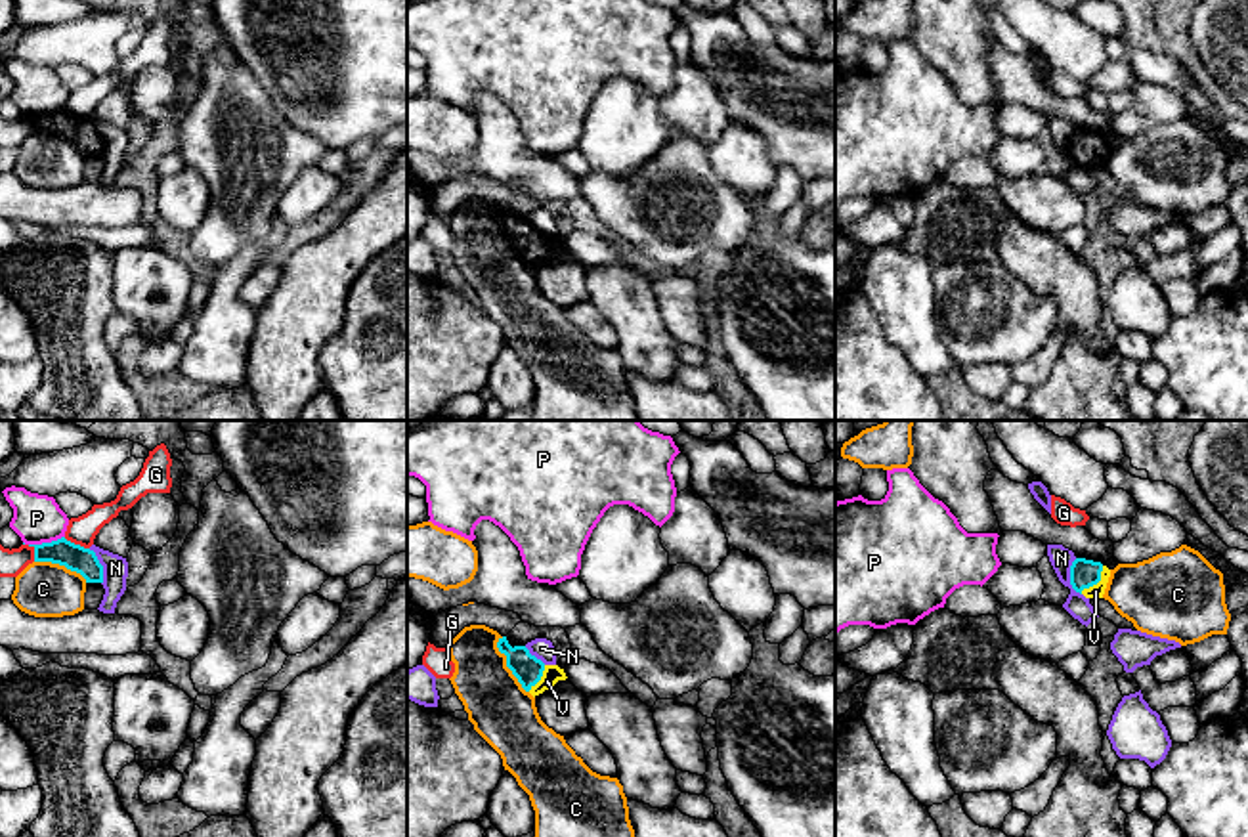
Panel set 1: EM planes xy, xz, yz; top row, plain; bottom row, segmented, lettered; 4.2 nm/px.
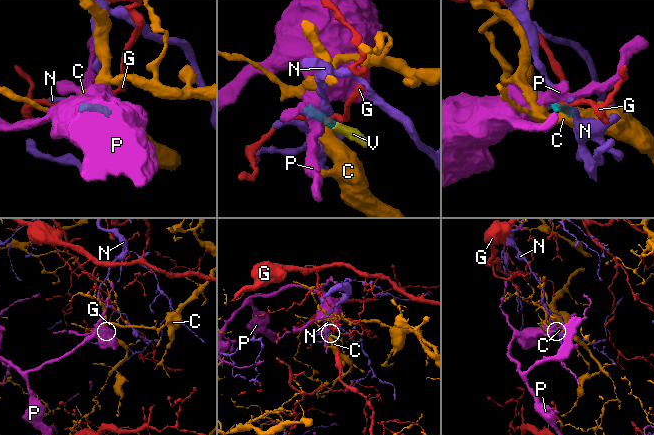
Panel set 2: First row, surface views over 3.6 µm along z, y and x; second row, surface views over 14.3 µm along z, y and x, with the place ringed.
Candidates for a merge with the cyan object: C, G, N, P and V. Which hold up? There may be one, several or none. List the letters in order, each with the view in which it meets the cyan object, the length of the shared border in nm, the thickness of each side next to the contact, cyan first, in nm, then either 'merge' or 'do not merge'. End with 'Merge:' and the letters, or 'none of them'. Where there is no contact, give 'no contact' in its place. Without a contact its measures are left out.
C: xz | 260 nm | 120/280 nm | do not merge
G: xy | 120 nm | 110/120 nm | do not merge
N: yz | 160 nm | 120/100 nm | do not merge
P: xy | 160 nm | 110/200 nm | do not merge
V: yz | 160 nm | 120/60 nm | merge
Merge: V

